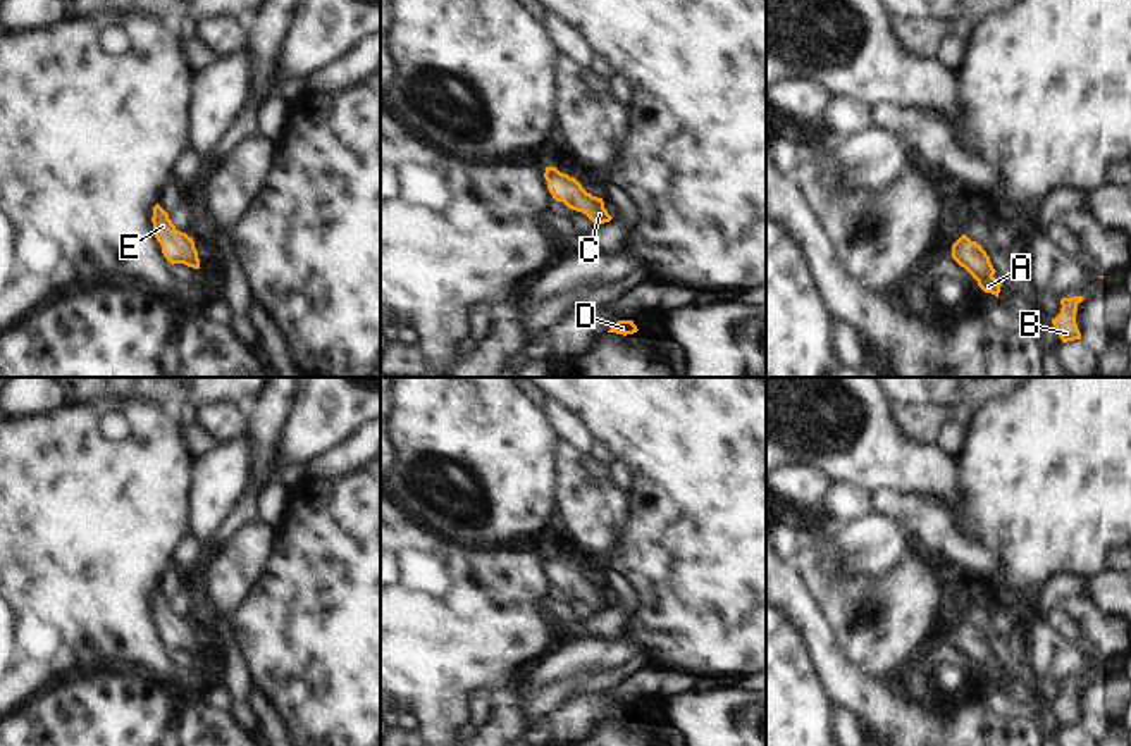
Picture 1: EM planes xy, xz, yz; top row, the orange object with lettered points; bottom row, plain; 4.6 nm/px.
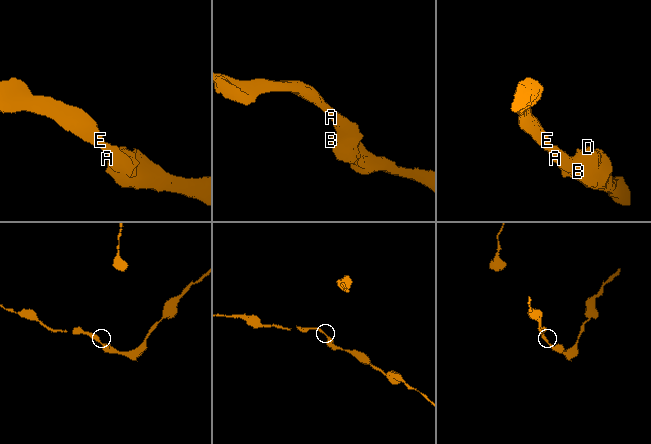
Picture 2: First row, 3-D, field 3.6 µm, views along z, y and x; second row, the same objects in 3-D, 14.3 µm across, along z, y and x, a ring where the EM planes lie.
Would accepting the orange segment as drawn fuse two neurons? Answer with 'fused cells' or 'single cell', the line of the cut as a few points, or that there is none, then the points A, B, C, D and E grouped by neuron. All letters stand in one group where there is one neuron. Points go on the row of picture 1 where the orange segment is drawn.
single cell; no cut; A B C D E

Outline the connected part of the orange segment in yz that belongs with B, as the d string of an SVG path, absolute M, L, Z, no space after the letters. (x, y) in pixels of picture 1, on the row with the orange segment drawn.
M1083 296L1062 298L1060 300L1060 314L1052 319L1052 324L1062 339L1062 343L1081 339L1081 333L1076 324L1078 305L1083 302Z

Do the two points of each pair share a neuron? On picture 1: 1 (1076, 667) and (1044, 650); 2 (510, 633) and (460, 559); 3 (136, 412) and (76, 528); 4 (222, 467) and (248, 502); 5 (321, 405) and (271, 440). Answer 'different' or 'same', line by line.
1: same
2: same
3: same
4: different
5: different

